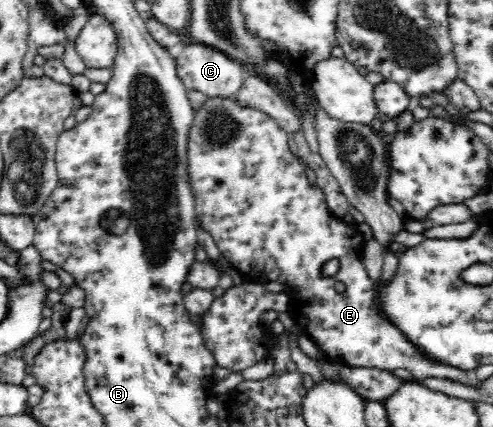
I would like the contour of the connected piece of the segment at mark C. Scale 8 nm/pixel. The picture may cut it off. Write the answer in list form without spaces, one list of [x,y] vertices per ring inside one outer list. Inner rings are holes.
[[[185,42],[185,47],[175,58],[178,78],[187,90],[199,90],[209,96],[234,97],[242,88],[245,77],[250,72],[242,62],[236,61],[221,50],[200,42]]]

